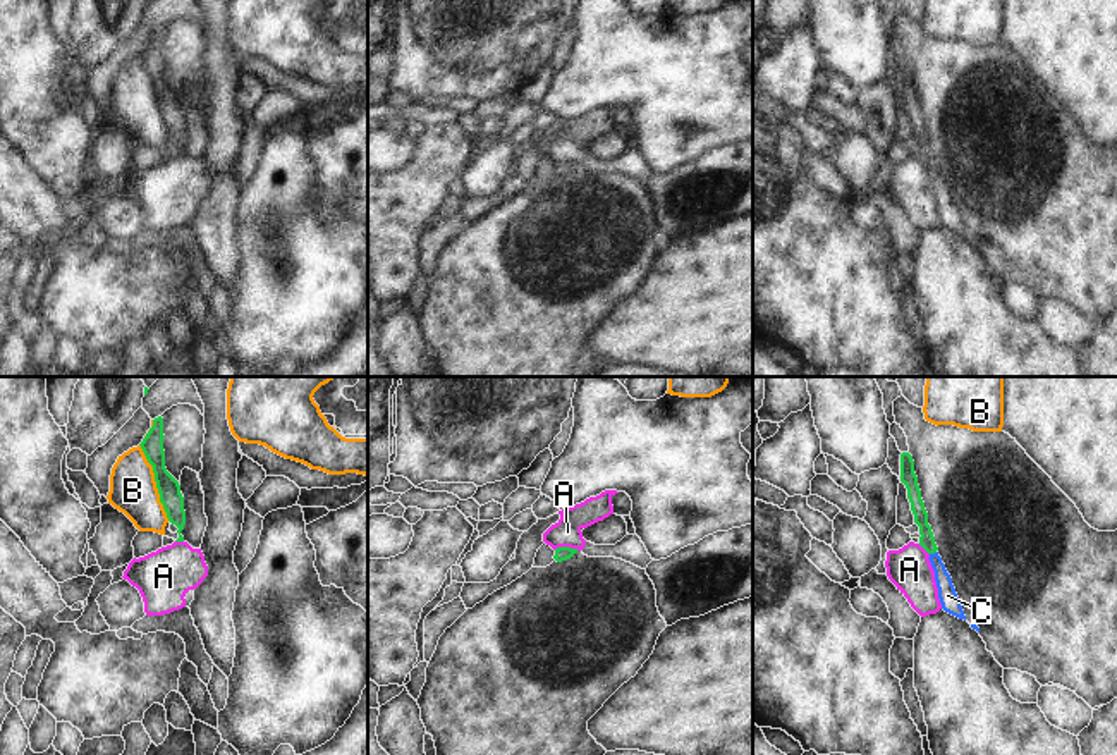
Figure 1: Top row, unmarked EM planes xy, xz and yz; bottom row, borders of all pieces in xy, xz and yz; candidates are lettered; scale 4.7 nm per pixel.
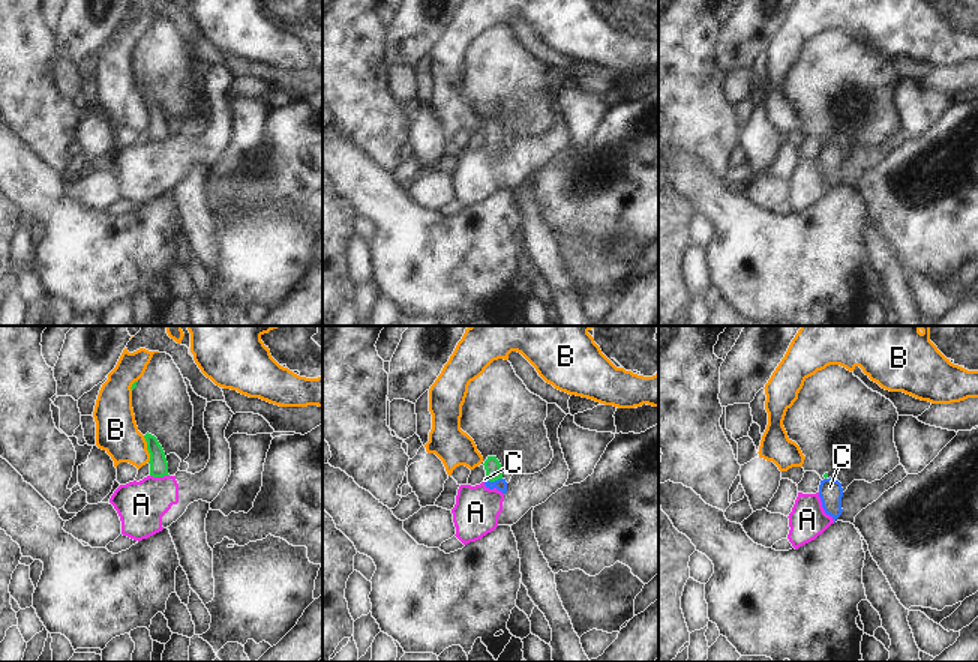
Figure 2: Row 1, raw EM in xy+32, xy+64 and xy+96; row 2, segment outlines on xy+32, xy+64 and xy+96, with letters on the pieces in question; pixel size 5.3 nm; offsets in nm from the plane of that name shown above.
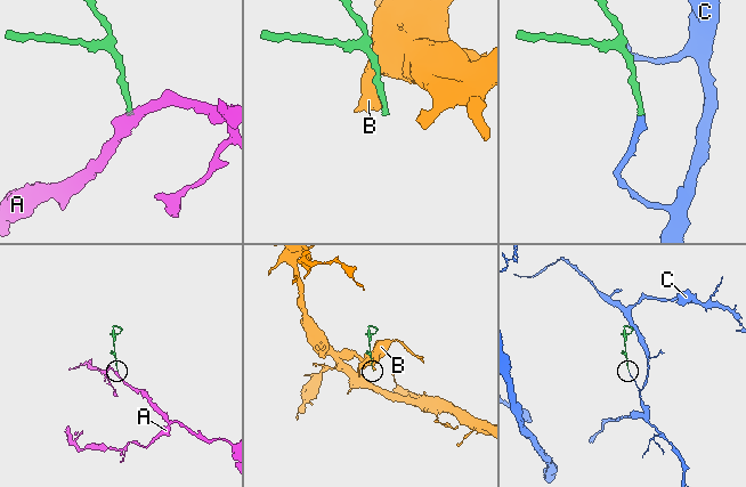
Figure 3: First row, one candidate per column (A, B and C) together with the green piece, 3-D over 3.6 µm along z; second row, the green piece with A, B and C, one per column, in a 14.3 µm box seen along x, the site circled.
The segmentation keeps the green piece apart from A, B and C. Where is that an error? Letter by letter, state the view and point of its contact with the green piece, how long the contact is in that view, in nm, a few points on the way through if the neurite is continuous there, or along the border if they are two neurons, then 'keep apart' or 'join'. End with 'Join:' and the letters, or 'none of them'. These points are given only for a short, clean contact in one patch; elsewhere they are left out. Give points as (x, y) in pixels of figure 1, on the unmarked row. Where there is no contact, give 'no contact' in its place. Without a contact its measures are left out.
A: contact xz (566, 162); length 120 nm; border xz (554, 164), (578, 164); keep apart
B: contact xy (155, 95); length 380 nm; keep apart
C: contact yz (932, 167); length 40 nm; way yz (927, 155), (932, 167), (947, 210); join
Join: C

